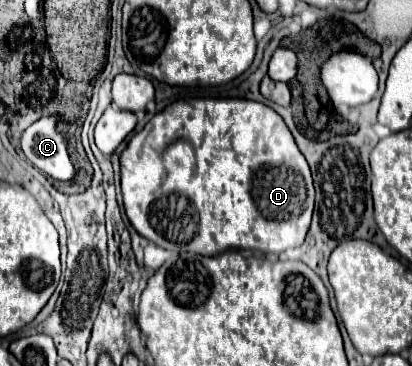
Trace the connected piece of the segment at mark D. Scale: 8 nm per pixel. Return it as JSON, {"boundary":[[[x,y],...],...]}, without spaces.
{"boundary":[[[179,99],[135,133],[121,155],[125,213],[139,235],[169,251],[217,255],[225,249],[257,249],[279,255],[303,245],[315,207],[309,163],[289,127],[271,107],[249,99]]]}

